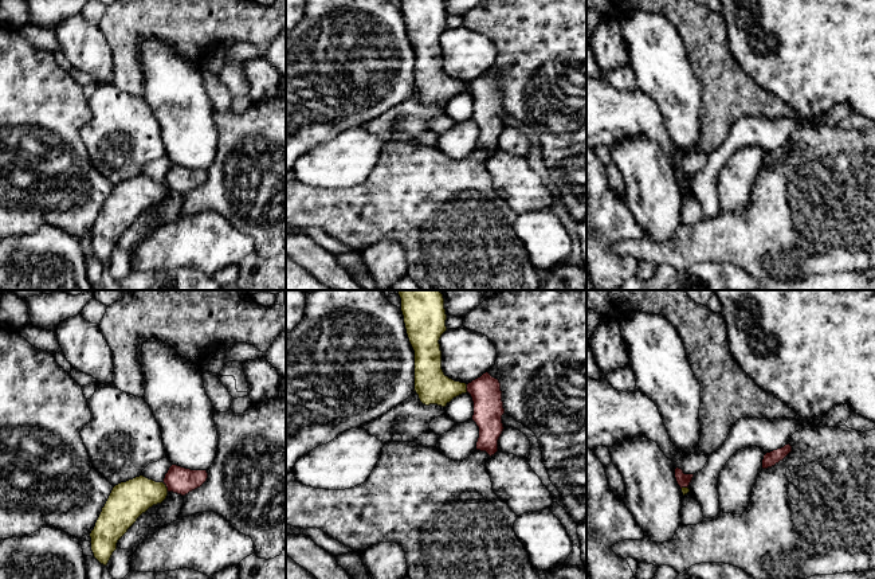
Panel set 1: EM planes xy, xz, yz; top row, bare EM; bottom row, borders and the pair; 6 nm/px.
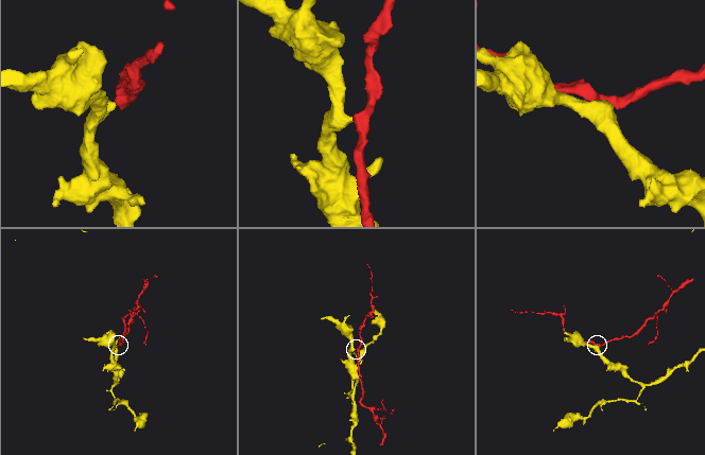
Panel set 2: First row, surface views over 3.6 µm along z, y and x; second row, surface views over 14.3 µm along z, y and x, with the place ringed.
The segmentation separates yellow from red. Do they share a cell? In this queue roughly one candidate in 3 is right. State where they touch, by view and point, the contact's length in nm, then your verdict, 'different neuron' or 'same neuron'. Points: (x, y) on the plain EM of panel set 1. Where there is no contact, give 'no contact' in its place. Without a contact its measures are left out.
xy (165, 186) | 70 nm | different neuron

